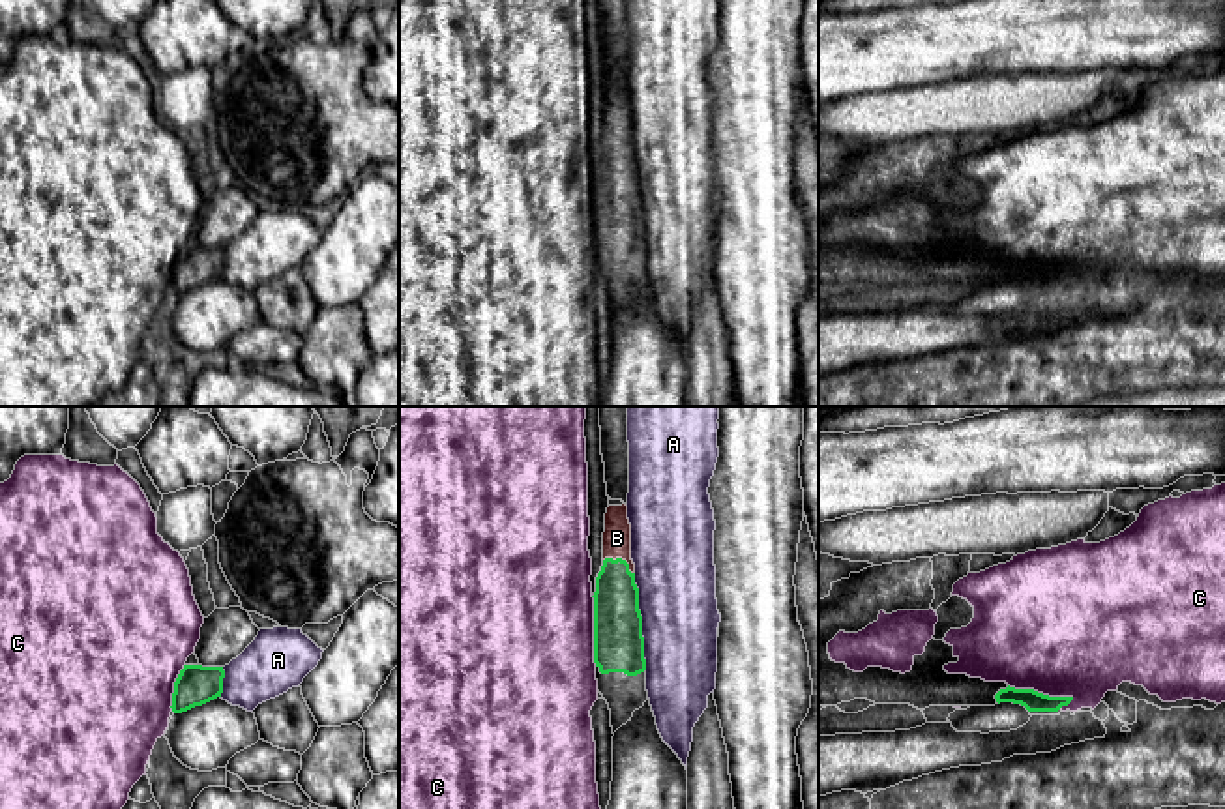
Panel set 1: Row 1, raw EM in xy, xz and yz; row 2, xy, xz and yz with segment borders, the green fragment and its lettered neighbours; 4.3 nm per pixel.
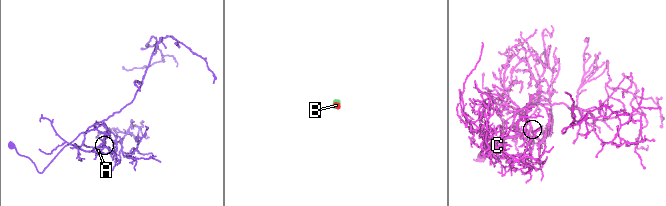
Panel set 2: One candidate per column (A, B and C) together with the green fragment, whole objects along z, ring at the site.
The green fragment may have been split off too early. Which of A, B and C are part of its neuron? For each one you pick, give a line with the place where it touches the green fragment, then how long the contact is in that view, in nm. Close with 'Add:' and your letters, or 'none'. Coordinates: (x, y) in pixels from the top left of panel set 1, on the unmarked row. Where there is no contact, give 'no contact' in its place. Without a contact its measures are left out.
B: xz (620, 139) | 150 nm
Add: B

